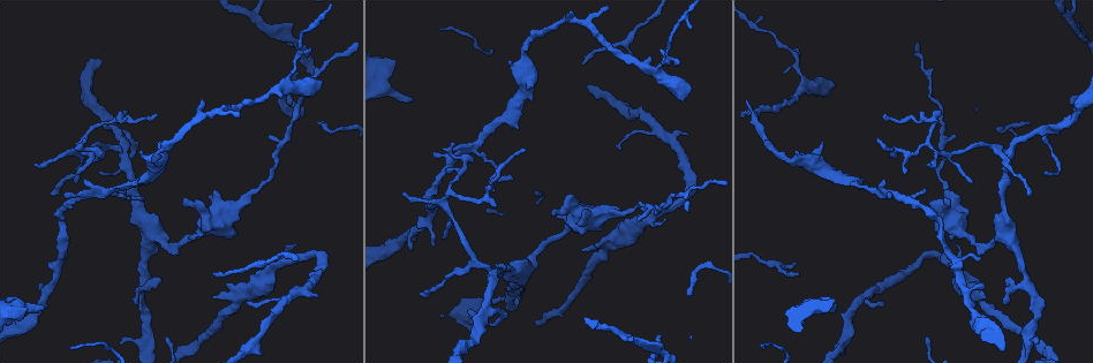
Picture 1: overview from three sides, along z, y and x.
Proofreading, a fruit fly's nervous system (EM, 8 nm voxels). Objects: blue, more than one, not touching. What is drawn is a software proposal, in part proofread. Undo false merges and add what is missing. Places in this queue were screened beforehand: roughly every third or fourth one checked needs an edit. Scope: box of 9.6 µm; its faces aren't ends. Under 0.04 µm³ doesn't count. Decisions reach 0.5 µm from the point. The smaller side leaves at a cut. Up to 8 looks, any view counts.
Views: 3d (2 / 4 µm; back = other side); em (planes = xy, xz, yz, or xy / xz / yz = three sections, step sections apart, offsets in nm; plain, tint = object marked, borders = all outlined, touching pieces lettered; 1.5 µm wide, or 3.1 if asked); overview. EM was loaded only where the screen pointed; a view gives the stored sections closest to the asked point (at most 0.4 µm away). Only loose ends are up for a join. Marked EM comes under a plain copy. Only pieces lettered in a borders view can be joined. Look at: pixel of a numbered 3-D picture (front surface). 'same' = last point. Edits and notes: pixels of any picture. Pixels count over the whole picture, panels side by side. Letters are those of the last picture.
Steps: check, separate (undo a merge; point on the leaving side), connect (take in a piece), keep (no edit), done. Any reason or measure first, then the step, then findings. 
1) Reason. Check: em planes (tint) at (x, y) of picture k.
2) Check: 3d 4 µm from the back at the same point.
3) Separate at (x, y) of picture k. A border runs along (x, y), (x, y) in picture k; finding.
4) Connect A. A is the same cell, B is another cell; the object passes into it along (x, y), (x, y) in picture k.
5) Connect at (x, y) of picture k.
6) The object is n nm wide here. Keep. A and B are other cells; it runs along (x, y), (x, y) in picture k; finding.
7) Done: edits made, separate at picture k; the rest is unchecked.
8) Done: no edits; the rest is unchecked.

Thick turns thin. Check: 3d 2 µm at (838, 177) of picture 1.

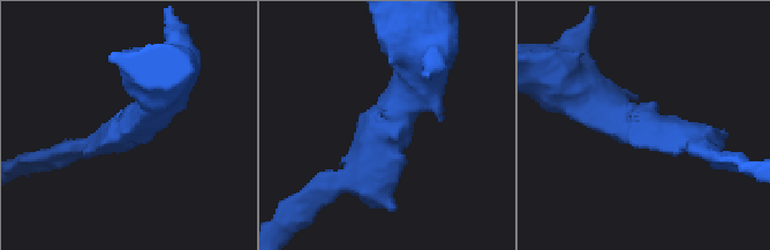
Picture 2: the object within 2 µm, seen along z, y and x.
The arms are 170, 440 nm wide. Check: em planes (borders) at (387, 125) of picture 2.

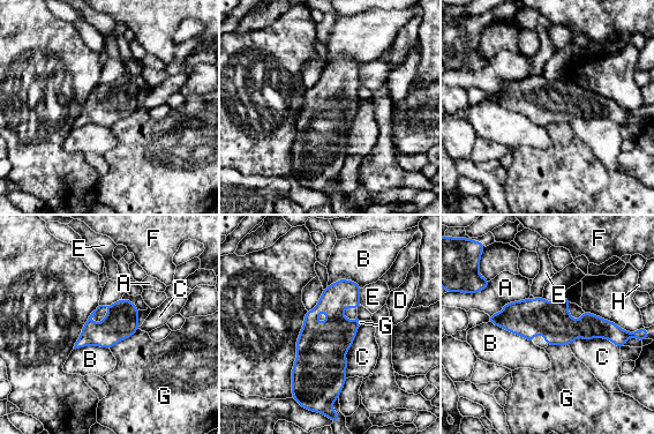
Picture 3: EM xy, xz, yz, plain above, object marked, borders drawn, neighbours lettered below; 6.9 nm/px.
Keep. A, B, C, D, E, F, G and H are other cells; a border runs along (138, 329), (120, 339), (110, 349) in picture 3; continuous, no second neuron.

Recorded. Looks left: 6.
An open end. Check: 3d 2 µm at (142, 199) of picture 1.

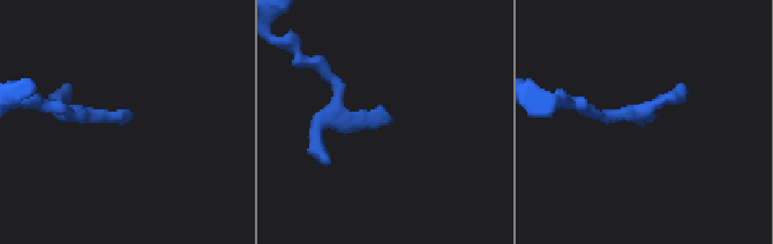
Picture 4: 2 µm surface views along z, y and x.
Check: em planes (borders) at (130, 112) of picture 4.

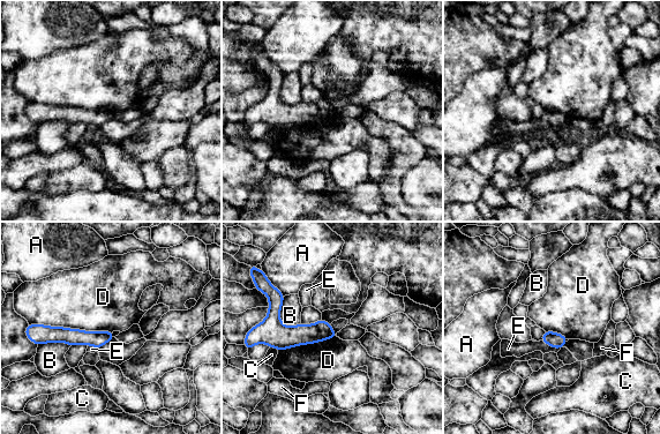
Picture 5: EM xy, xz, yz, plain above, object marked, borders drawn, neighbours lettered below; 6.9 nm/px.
The object is 110 nm wide here; the longest contact is with D, 550 nm. Keep. A, B, C, D, E and F are other cells; no lettered piece goes on from it.

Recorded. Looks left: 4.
Free end. Check: 3d 2 µm at (43, 310) of picture 1.

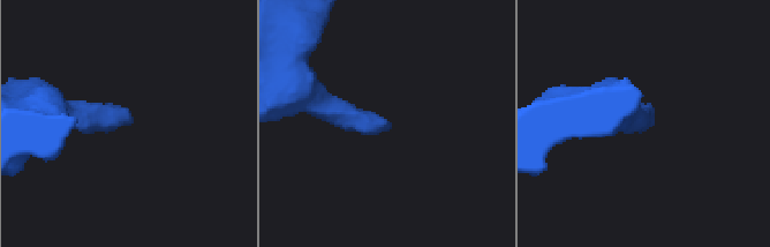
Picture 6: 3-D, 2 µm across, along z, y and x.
Shape alone is not enough. Check: em xy step 8 (tint) at (391, 124) of picture 6.

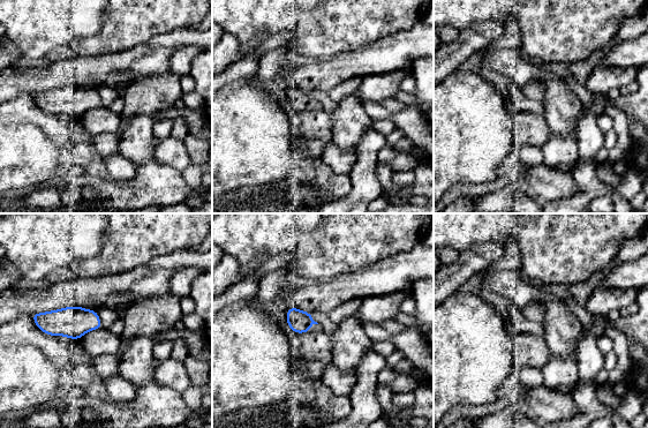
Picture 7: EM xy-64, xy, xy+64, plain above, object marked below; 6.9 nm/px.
Cut it another way. Check: em planes (borders) at the same point.

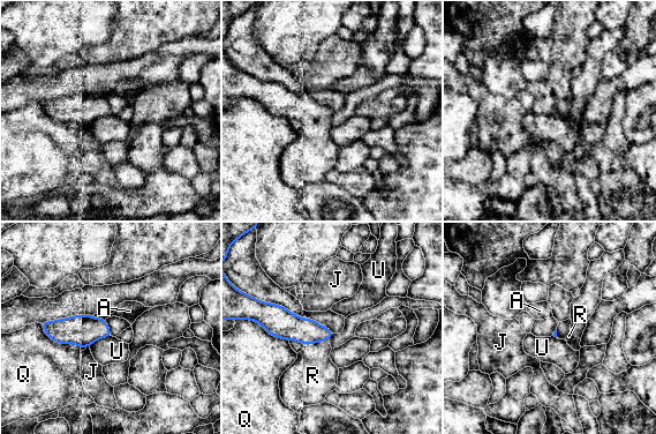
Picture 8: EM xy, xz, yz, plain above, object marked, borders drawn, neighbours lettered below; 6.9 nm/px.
Connect R. R is the same cell, A, J, Q and U are other cells; the neuron continues.

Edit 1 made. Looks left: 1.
Done: edits made, connect at picture 8; the rest is unchecked.

